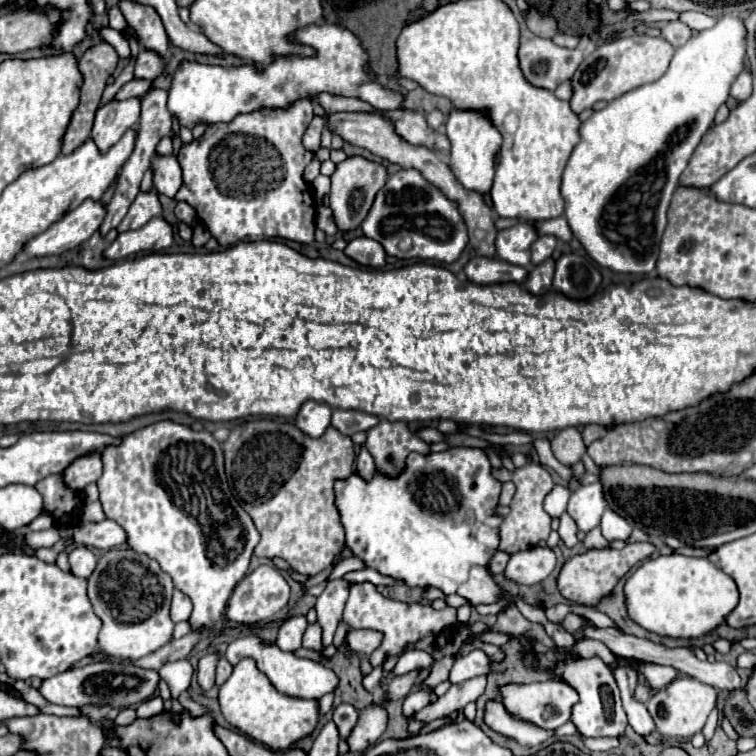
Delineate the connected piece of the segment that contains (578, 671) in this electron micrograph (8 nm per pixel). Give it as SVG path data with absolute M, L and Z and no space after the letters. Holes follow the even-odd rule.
M565 652L557 660L553 674L559 676L565 684L569 684L579 694L579 702L571 708L571 722L577 726L581 736L587 736L587 738L621 738L625 734L627 714L623 714L619 688L617 688L617 682L611 674L609 666L601 658L597 658L597 656L583 658L583 656L575 656L575 654ZM605 684L609 686L609 690L613 694L613 712L611 714L605 710L603 700L601 700L601 686L605 686Z

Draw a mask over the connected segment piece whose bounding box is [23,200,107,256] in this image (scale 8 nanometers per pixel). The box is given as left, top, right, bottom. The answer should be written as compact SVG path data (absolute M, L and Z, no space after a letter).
M85 200L79 208L65 214L59 222L49 226L43 234L31 238L23 252L29 256L49 256L67 252L99 230L103 218L107 216L107 208L101 202Z

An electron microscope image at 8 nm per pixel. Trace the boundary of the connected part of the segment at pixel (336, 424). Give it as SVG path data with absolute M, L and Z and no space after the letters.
M335 408L333 418L331 418L331 426L347 436L351 436L359 430L369 430L377 422L379 422L379 418L373 414L367 414L361 410L341 410L341 408Z

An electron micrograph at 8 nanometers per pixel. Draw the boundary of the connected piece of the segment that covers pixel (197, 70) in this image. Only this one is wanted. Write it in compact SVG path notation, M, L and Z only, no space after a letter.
M335 24L307 26L293 34L301 44L309 44L317 50L315 58L277 58L273 64L265 66L261 72L257 66L205 66L197 62L183 62L181 68L173 74L173 86L169 90L167 108L171 114L177 114L181 126L193 128L199 120L205 124L231 122L241 112L253 112L261 106L281 106L297 98L311 98L319 92L331 92L341 96L359 96L381 110L393 110L401 106L401 94L387 92L377 84L363 66L367 54L361 48L361 42L349 30Z

